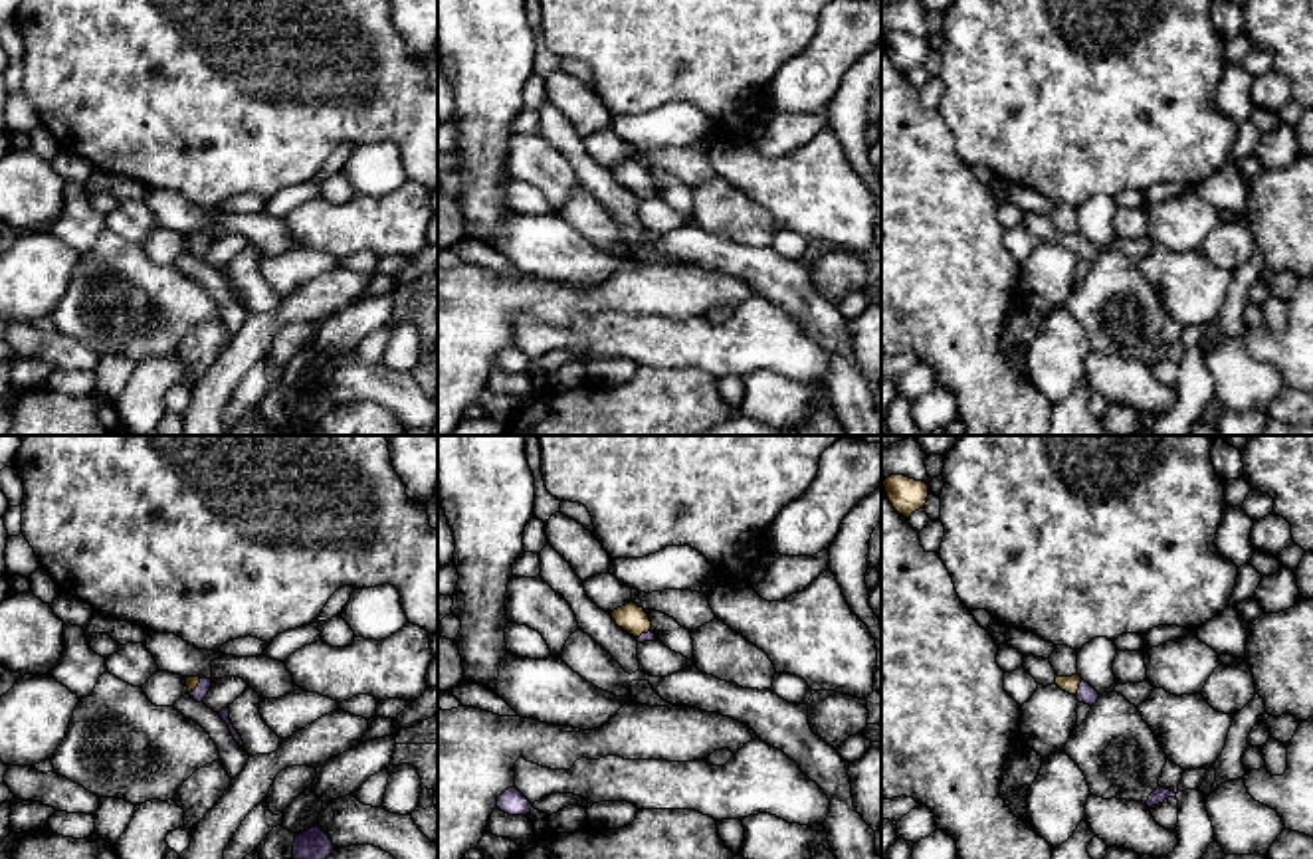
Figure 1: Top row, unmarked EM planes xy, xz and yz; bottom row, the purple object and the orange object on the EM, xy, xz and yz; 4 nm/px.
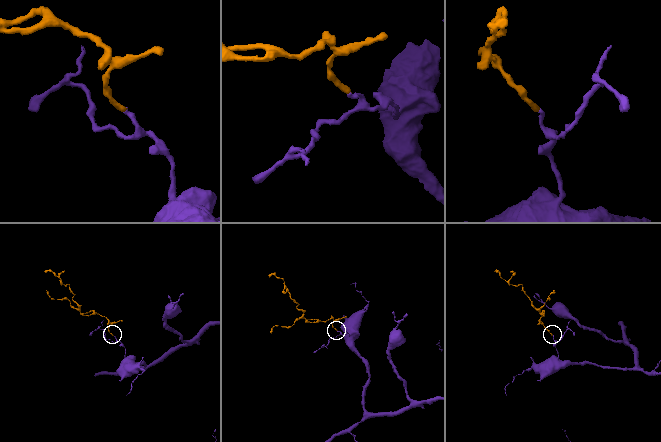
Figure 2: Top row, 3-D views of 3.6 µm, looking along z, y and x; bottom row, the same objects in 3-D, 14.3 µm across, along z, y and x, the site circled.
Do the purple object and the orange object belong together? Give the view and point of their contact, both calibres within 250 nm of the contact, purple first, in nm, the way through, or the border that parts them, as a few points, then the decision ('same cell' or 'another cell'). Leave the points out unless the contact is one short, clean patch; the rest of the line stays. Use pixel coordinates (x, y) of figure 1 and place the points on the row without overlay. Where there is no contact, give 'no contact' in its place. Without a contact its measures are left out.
meets purple in yz at (1080, 244); 80 nm thick on the purple side, 70 nm on the other; runs through yz (1086, 250), (1080, 244), (1070, 242); same cell

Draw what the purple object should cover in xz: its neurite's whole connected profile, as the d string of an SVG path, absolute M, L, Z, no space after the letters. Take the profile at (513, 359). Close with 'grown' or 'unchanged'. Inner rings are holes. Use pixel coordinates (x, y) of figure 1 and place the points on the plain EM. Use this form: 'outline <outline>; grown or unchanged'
outline M513 342L497 354L497 364L509 372L529 372L533 360Z; unchanged

